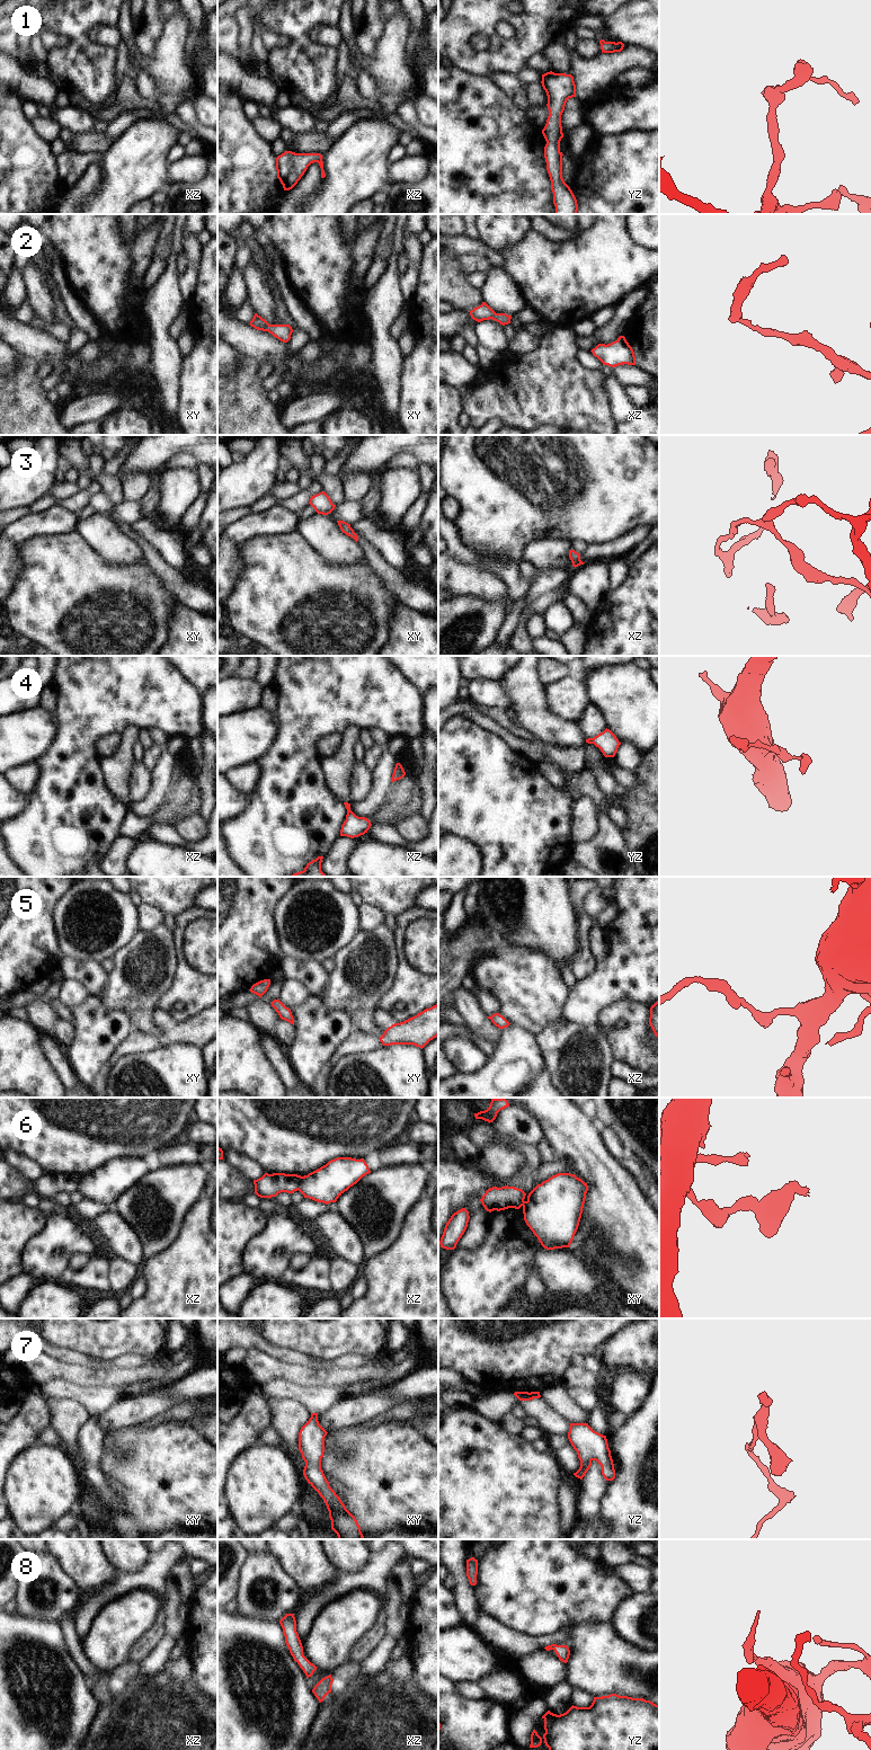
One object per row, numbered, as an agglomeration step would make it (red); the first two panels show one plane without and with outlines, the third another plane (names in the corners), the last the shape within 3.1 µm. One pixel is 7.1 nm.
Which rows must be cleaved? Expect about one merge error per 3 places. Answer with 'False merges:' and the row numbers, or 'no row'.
False merges: 6

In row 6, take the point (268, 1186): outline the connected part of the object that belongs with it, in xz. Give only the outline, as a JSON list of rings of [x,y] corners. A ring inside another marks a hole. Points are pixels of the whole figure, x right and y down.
[[[265,1173],[261,1178],[254,1180],[255,1193],[260,1198],[276,1197],[281,1192],[293,1193],[297,1191],[301,1175],[285,1173]]]

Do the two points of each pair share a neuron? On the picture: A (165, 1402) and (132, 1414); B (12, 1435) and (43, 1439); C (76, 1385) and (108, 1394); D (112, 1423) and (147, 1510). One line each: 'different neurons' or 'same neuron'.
A: same neuron
B: different neurons
C: same neuron
D: different neurons

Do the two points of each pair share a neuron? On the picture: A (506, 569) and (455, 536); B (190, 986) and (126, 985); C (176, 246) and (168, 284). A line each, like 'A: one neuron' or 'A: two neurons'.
A: one neuron
B: two neurons
C: one neuron

